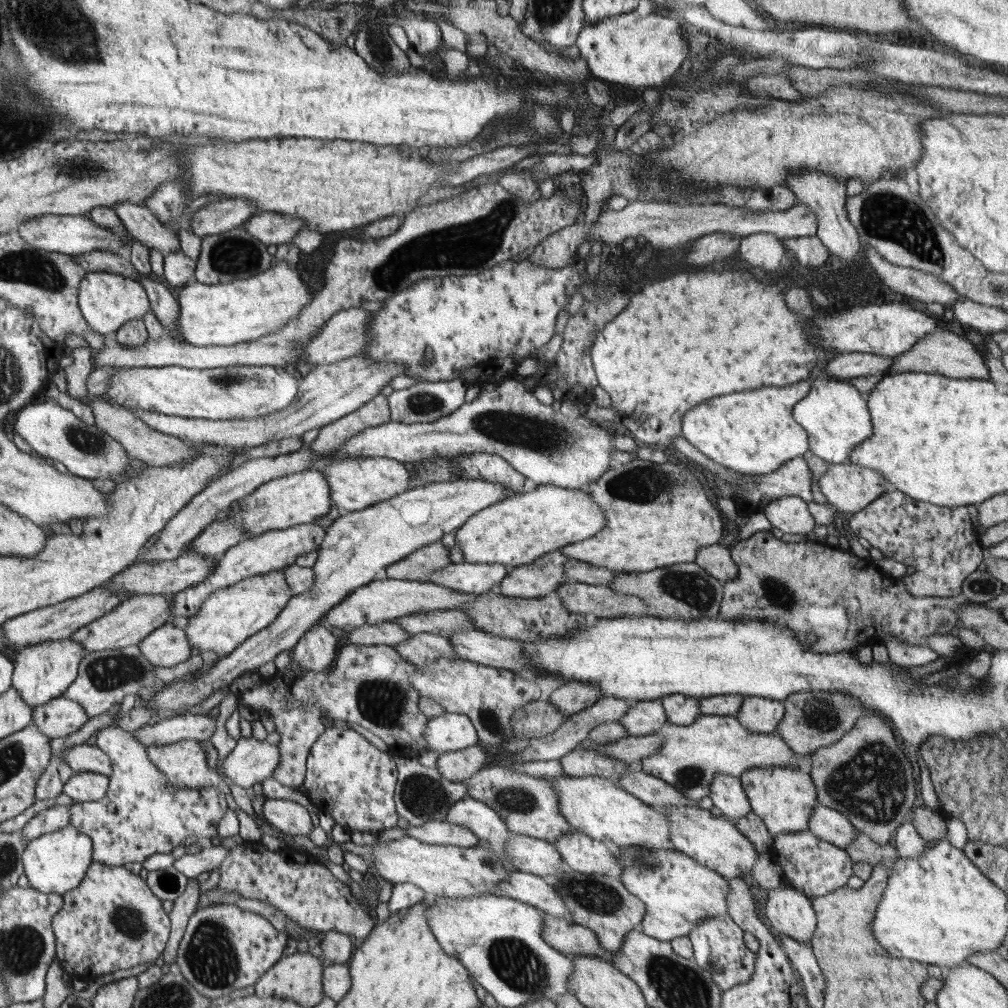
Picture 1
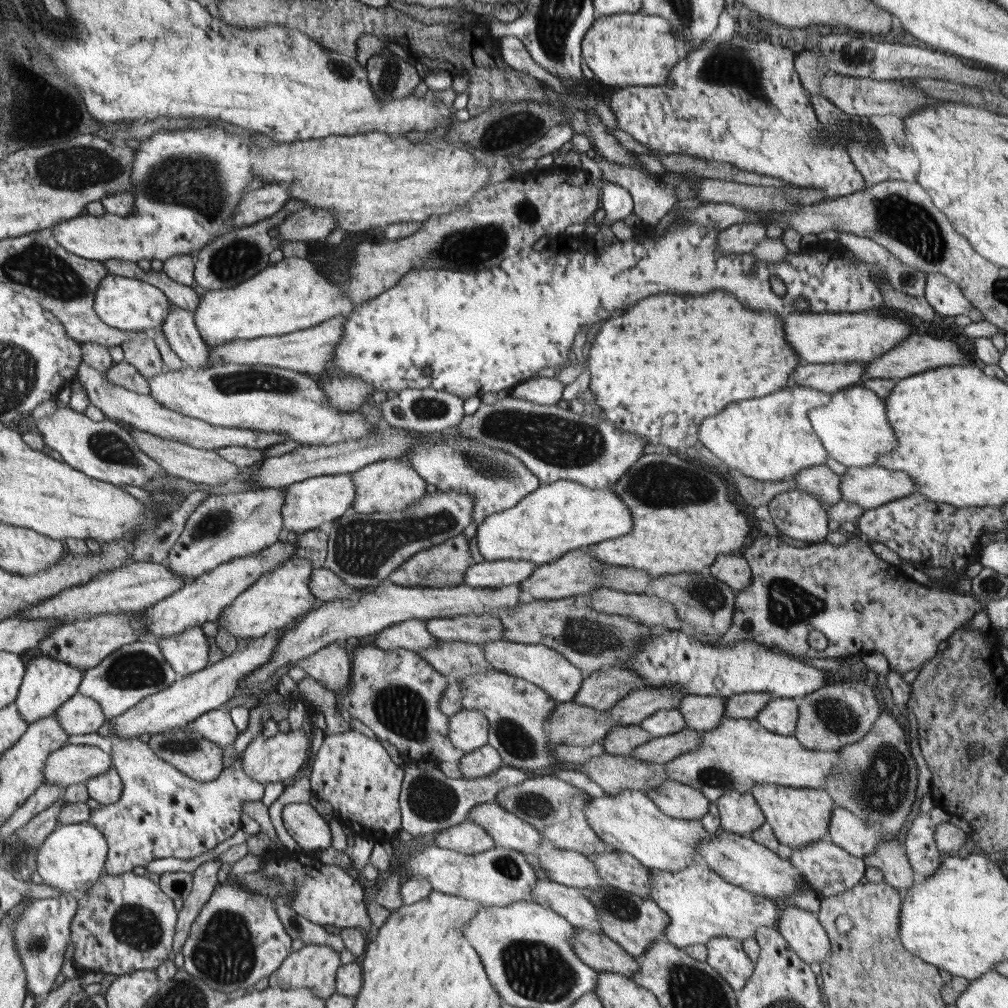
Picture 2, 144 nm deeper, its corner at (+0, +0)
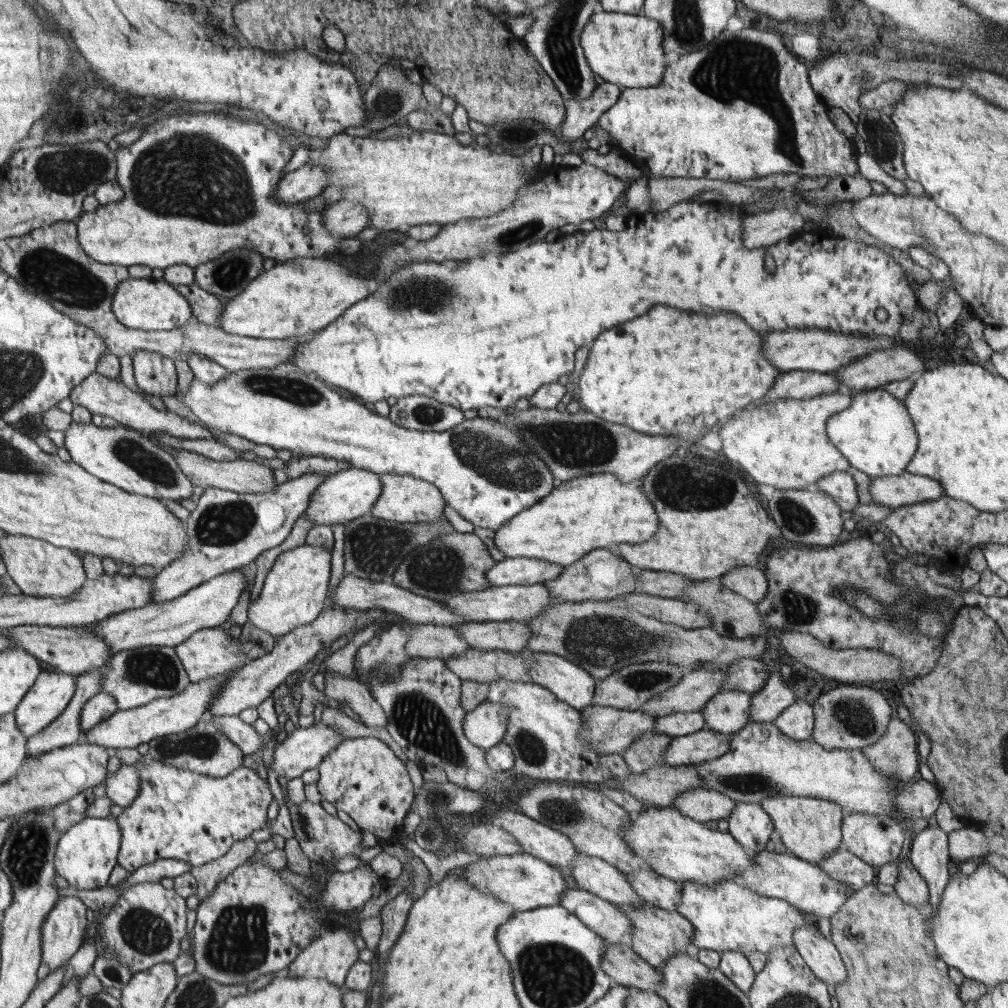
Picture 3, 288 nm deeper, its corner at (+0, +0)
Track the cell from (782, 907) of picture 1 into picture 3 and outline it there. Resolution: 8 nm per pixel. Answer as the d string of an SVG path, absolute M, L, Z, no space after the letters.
M817 926L797 928L791 936L791 942L799 958L803 958L805 966L811 970L811 974L817 980L821 980L827 988L843 984L845 966L841 962L841 956L835 950L833 942L821 936Z

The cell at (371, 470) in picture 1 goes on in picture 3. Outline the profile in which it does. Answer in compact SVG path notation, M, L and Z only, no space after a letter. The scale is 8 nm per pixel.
M391 474L379 476L379 482L383 484L383 496L379 498L379 502L375 502L375 508L371 510L373 518L397 524L431 524L435 520L445 518L443 494L429 482L411 476L391 476Z

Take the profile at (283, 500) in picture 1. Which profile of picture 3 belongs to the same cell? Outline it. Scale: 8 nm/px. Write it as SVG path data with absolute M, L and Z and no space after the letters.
M349 468L341 470L333 476L327 476L327 482L315 490L315 496L311 498L311 506L307 506L307 512L303 518L311 520L315 526L333 526L333 524L345 524L361 518L363 514L371 512L375 508L375 502L383 496L383 484L379 482L379 476L373 472Z

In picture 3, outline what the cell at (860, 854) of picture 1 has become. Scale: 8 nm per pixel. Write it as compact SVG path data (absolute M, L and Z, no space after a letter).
M897 858L893 864L899 868L899 876L895 882L895 896L899 896L905 904L913 908L925 908L929 904L929 888L925 878L917 872L917 868L903 858Z

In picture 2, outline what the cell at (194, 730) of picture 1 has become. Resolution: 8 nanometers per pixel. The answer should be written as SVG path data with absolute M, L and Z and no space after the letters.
M217 708L217 710L211 710L207 714L199 716L197 720L189 722L187 726L181 726L181 730L197 732L201 738L205 738L217 746L233 746L233 742L237 738L241 738L231 716L223 708Z

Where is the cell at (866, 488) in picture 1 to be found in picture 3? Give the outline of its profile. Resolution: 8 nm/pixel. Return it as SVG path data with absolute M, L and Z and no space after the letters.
M903 472L901 476L881 476L869 480L871 480L869 486L871 504L887 506L891 510L943 498L943 488L935 480L913 476L907 472Z

